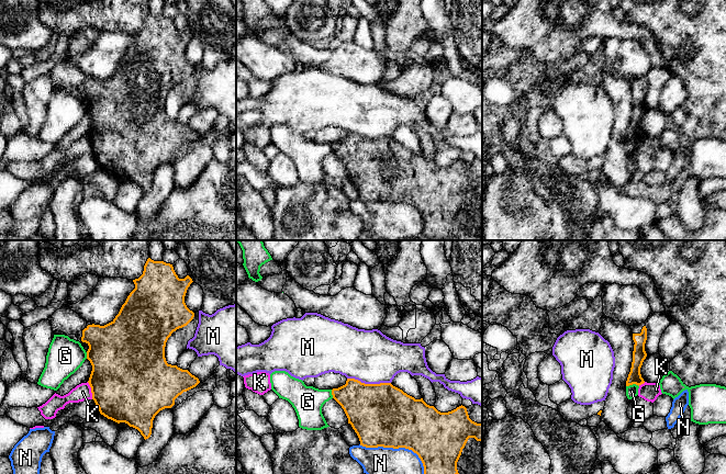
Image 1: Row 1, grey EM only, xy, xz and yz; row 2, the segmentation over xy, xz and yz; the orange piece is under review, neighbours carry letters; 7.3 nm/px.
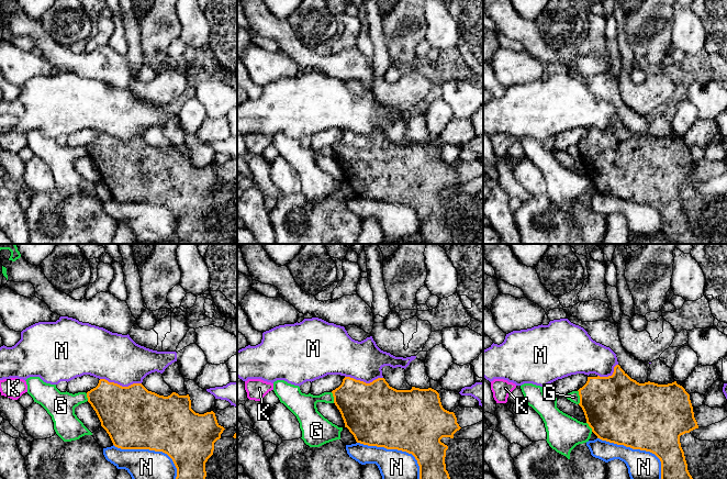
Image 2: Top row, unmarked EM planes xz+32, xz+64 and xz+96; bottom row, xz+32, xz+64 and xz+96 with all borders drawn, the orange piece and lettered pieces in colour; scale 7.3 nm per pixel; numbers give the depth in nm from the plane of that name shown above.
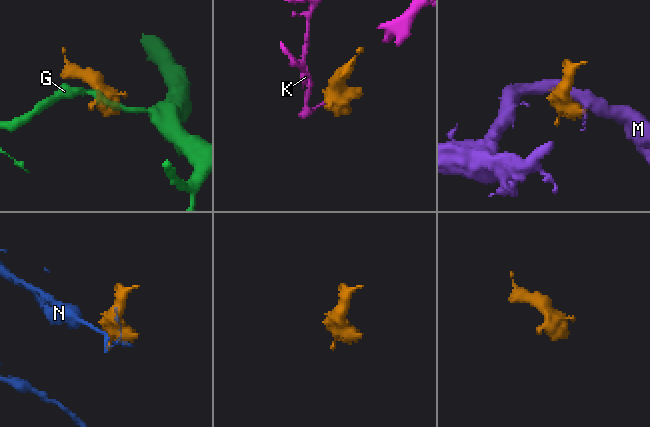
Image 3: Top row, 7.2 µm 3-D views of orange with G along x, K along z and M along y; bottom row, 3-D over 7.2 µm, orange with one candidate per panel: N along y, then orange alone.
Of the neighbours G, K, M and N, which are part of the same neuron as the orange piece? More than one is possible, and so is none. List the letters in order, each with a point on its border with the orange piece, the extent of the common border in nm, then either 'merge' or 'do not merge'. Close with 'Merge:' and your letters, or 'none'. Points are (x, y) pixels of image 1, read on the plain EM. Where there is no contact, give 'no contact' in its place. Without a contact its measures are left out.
G: yz (632, 138) | 100 nm | do not merge
K: xy (91, 145) | 130 nm | do not merge
M: xz (369, 138) | 320 nm | do not merge
N: xz (403, 201) | 600 nm | do not merge
Merge: none

